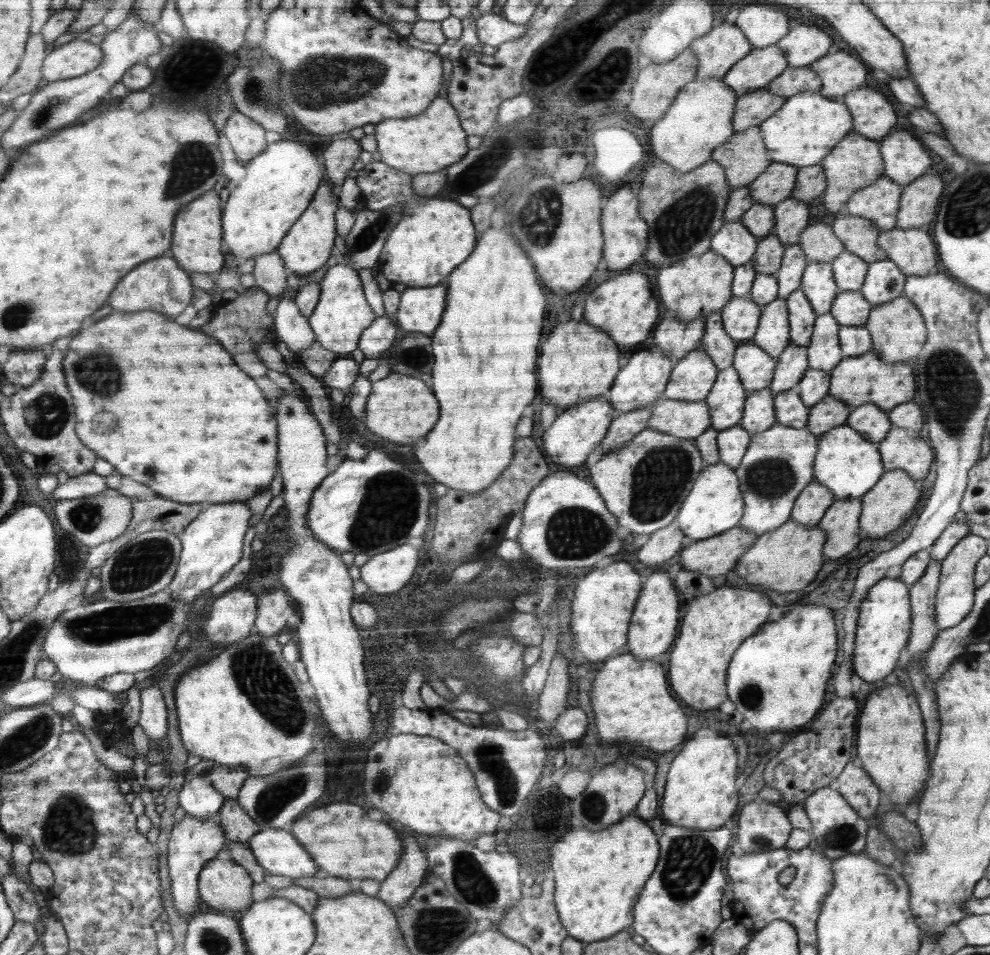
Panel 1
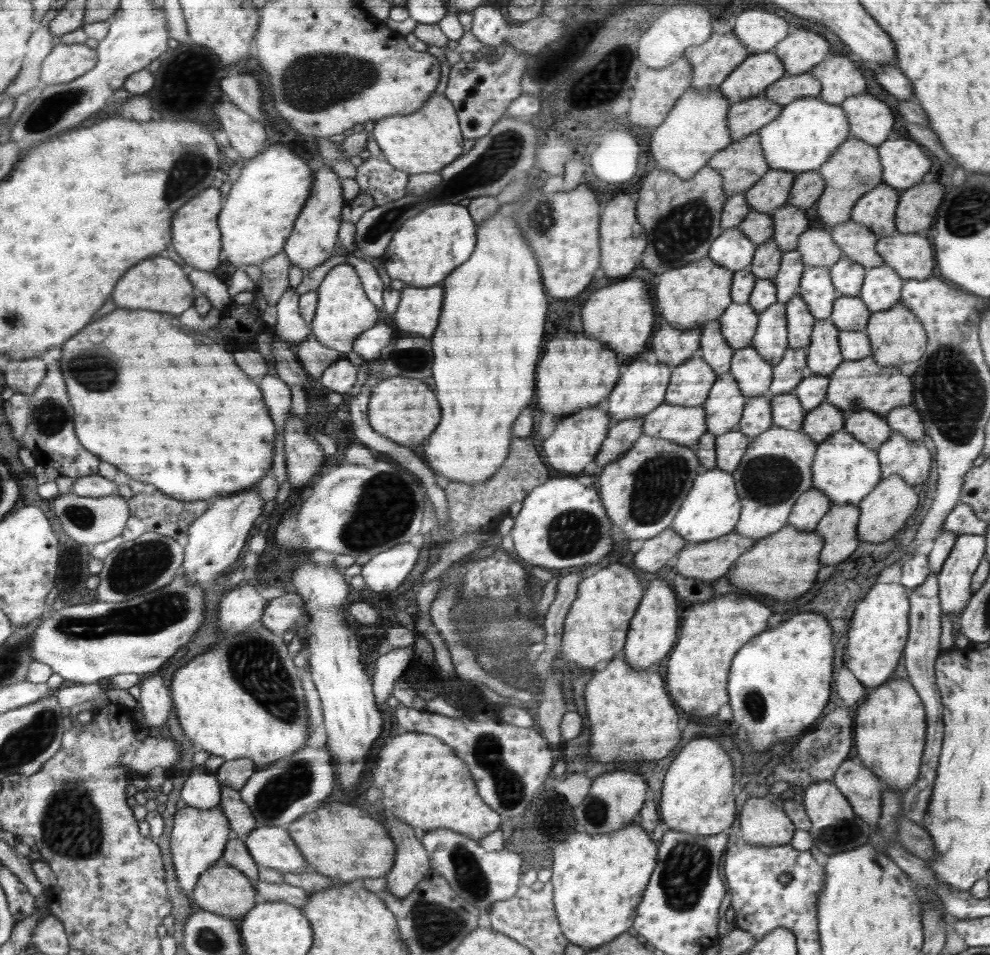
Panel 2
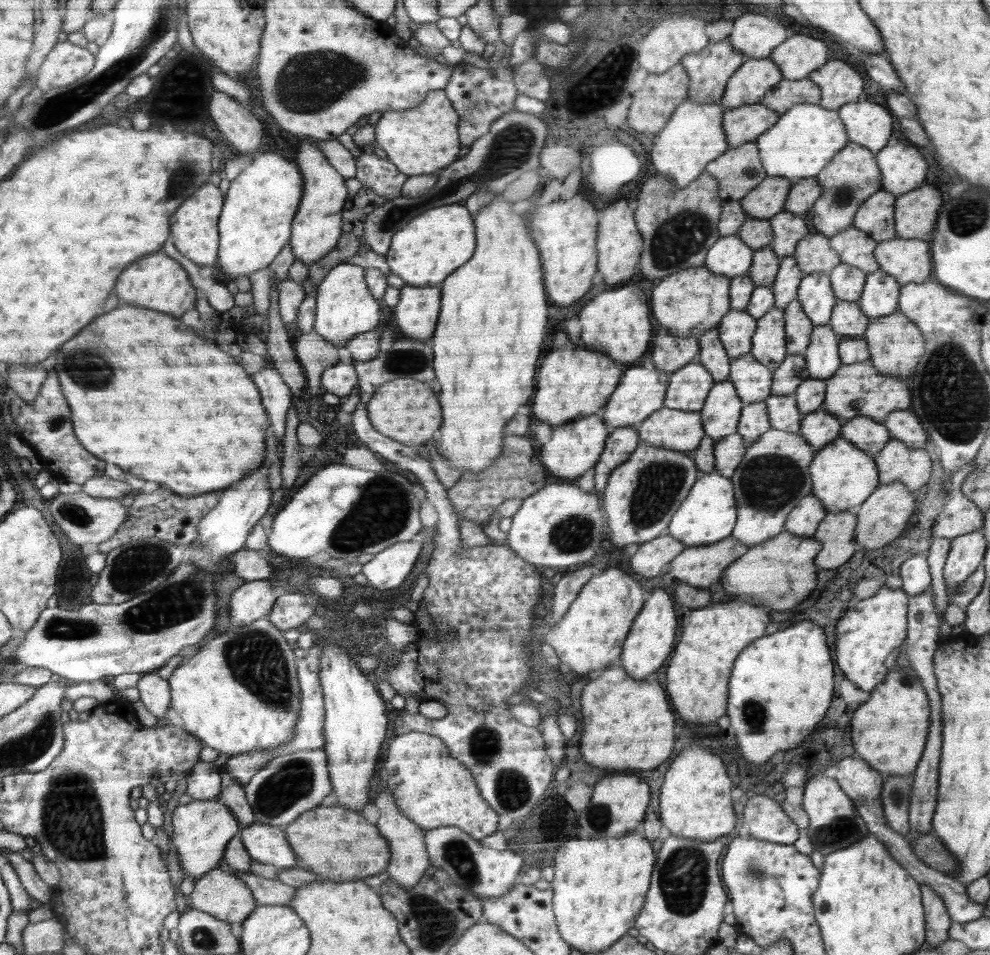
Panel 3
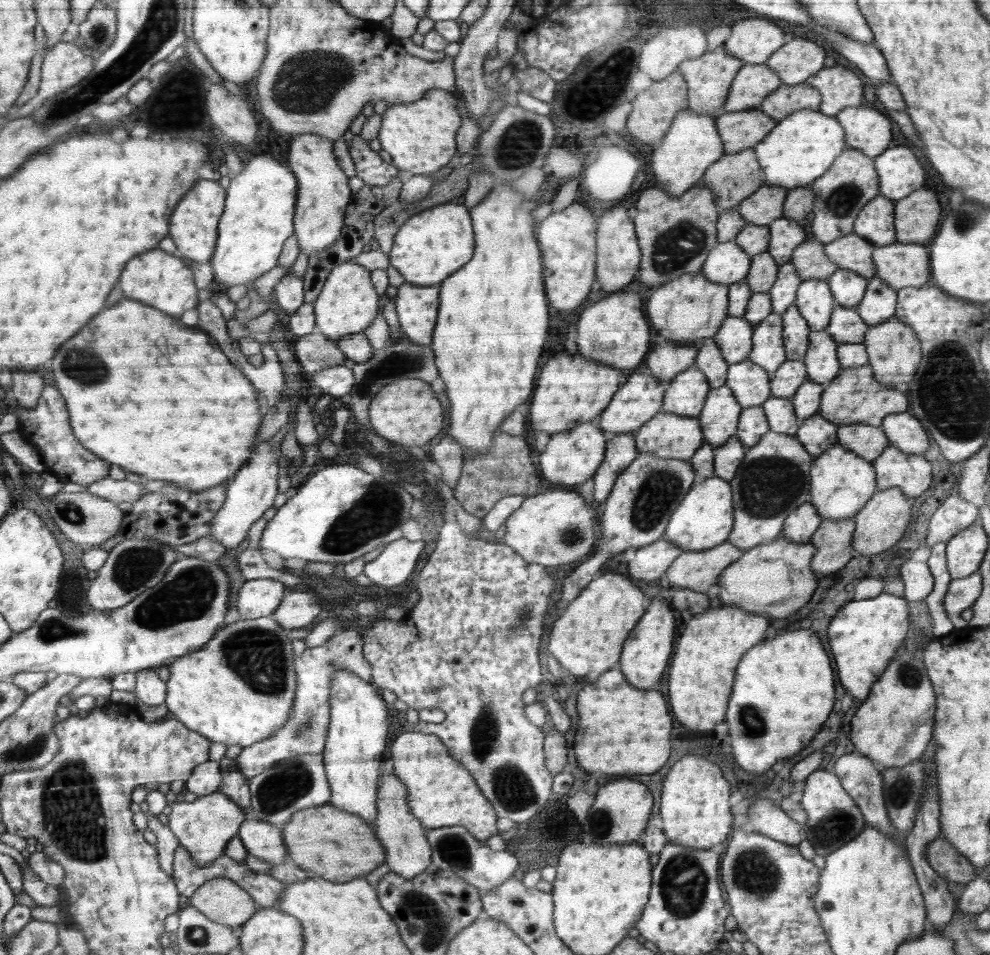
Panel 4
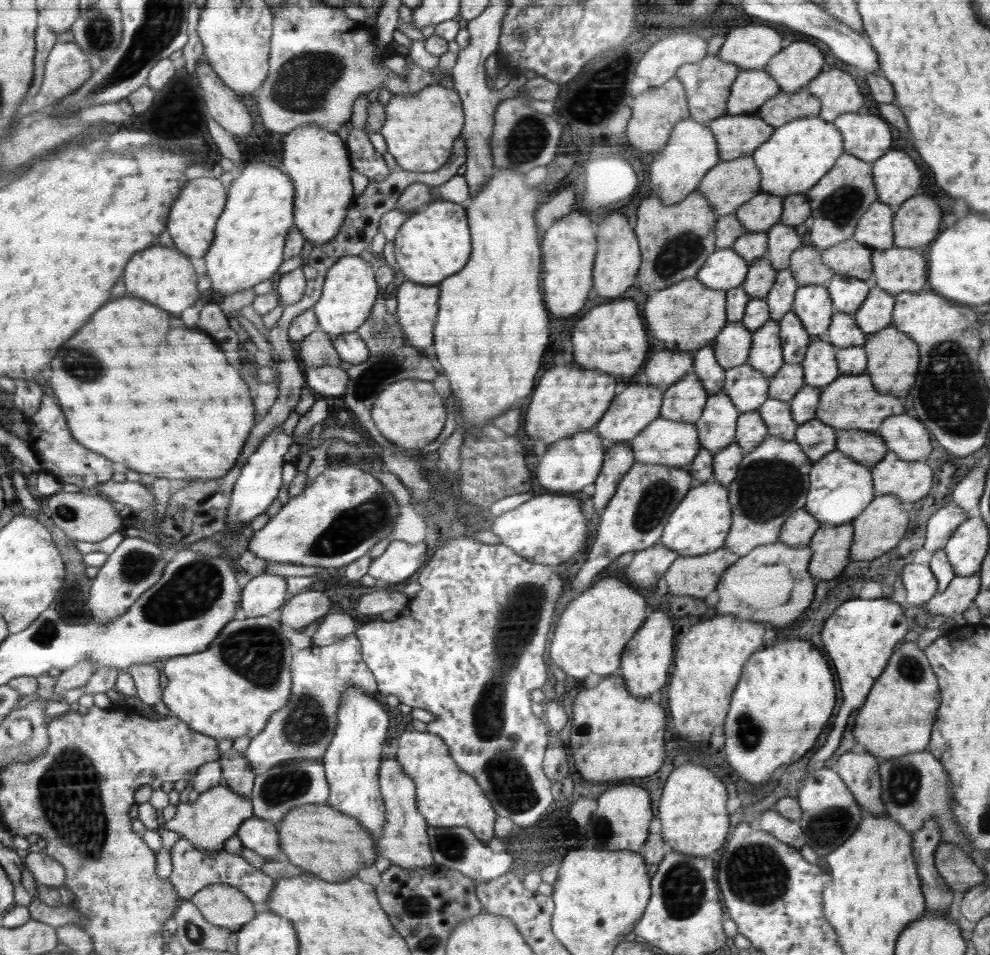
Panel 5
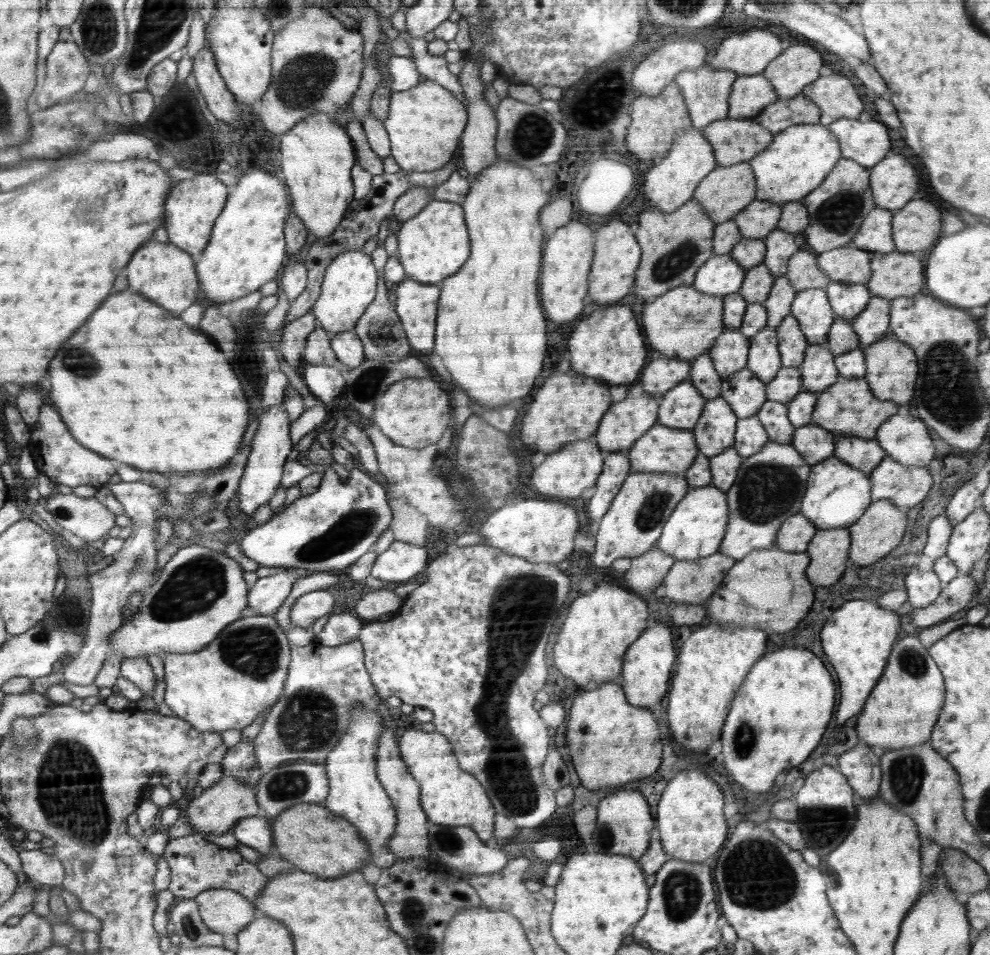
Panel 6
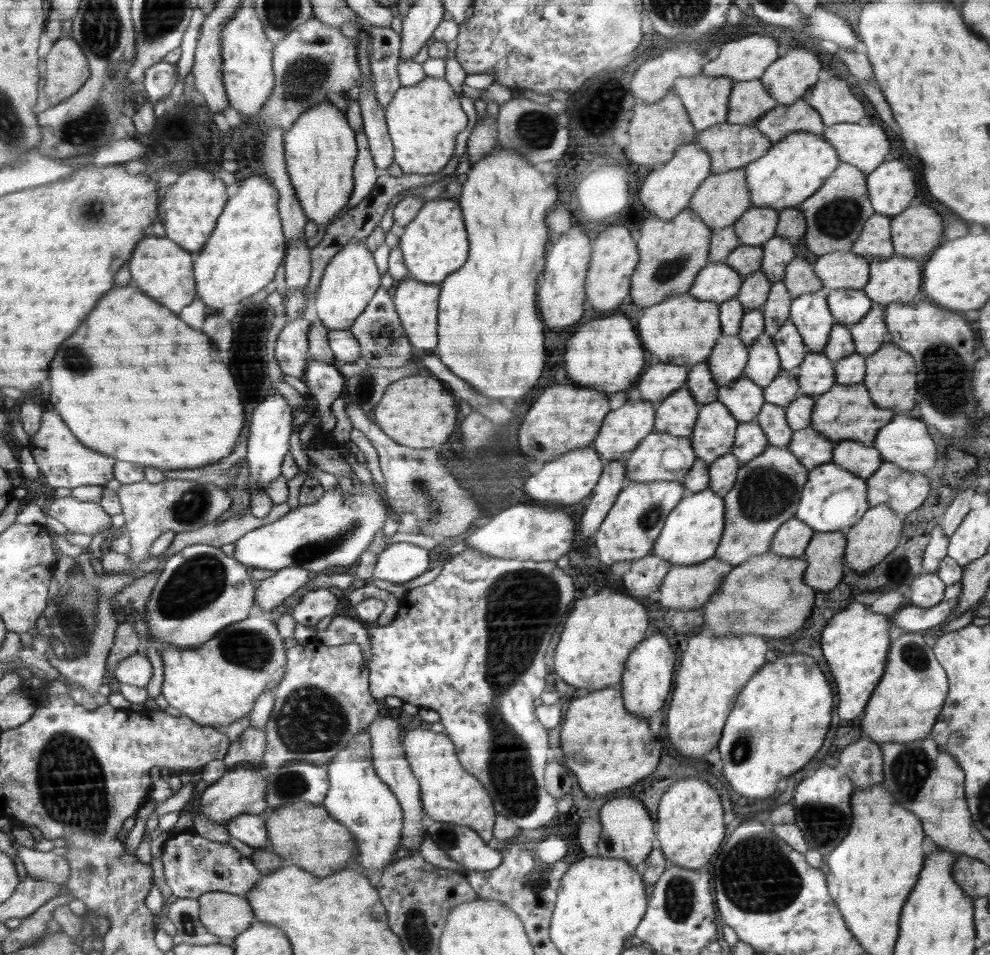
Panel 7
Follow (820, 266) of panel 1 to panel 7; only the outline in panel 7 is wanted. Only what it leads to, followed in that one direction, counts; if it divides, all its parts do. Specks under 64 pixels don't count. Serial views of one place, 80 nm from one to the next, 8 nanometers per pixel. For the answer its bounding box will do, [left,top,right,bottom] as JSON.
[789,288,836,352]

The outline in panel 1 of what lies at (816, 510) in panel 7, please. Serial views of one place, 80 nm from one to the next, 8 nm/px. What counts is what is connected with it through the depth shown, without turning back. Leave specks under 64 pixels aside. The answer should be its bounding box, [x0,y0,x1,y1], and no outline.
[813,423,885,500]

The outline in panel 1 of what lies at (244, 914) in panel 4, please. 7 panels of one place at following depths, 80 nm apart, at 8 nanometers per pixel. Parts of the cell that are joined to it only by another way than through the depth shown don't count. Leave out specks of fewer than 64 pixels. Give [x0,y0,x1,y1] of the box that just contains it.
[200,855,253,911]

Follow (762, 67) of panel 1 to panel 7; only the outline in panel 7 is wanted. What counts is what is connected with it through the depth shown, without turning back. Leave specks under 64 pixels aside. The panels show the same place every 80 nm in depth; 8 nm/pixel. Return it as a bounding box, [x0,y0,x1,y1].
[726,79,777,127]

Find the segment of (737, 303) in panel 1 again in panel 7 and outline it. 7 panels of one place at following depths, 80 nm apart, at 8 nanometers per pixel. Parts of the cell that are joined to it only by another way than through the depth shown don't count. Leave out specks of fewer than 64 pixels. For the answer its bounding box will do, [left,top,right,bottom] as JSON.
[706,335,749,386]

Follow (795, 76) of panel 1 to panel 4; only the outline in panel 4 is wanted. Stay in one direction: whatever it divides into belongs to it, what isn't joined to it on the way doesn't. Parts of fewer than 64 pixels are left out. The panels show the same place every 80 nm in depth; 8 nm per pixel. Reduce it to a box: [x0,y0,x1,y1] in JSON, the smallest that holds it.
[760,84,821,123]

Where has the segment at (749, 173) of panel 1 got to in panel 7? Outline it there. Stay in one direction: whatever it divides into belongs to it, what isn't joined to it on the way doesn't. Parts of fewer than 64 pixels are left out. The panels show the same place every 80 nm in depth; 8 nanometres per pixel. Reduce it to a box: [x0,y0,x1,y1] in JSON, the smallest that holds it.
[689,167,752,231]

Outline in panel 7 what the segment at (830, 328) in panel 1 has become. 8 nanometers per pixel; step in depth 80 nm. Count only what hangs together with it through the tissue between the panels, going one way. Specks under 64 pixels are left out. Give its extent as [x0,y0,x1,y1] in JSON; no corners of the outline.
[799,352,835,396]

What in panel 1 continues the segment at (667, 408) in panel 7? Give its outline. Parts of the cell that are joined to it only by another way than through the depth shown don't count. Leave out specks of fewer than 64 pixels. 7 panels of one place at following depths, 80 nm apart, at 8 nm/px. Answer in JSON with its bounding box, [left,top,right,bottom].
[661,349,718,400]

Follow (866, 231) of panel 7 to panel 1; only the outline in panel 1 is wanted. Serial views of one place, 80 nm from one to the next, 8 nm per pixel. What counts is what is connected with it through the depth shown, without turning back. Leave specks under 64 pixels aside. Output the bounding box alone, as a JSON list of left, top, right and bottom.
[846,175,904,232]

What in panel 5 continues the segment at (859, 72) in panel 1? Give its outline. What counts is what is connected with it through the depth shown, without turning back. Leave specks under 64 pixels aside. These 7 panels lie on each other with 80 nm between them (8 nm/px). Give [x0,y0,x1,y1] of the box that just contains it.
[805,66,864,123]

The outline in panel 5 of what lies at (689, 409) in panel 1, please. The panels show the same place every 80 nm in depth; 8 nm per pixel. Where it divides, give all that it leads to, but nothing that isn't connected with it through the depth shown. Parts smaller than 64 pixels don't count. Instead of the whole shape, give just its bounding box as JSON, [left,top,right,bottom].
[631,415,701,467]

